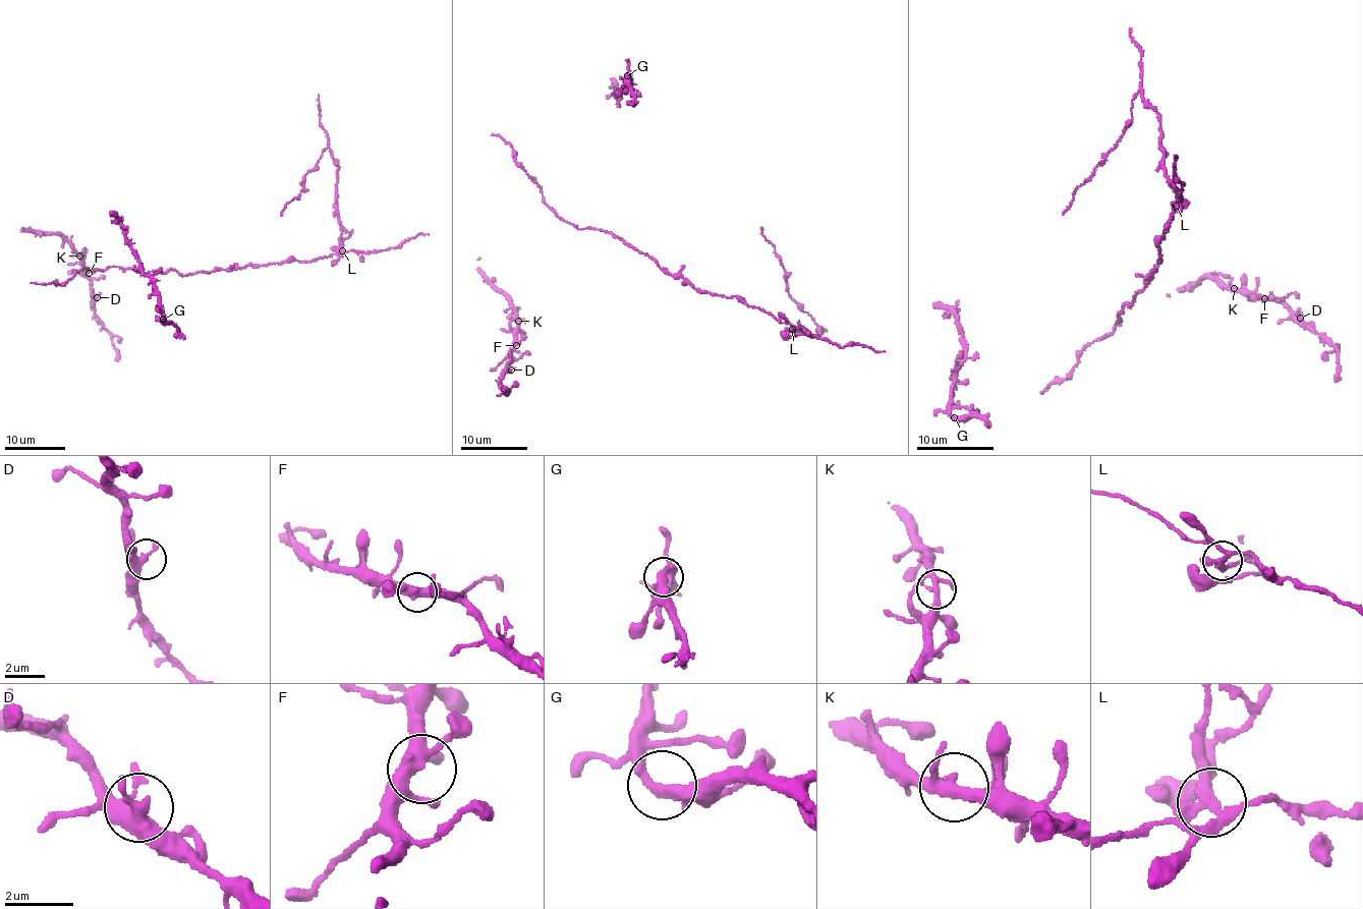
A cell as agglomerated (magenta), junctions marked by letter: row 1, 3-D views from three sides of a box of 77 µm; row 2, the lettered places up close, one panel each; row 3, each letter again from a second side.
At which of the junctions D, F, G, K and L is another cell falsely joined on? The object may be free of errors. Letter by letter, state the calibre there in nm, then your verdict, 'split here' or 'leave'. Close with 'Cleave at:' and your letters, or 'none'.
D: calibre 360 nm; leave
F: calibre 320 nm; leave
G: calibre 360 nm; leave
K: calibre 280 nm; leave
L: calibre 320 nm; split here
Cleave at: L

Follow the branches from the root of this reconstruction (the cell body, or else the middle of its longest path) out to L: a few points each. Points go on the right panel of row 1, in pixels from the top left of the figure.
L: (1130, 305), (1159, 261), (1160, 248), (1155, 245), (1163, 237), (1177, 206)

